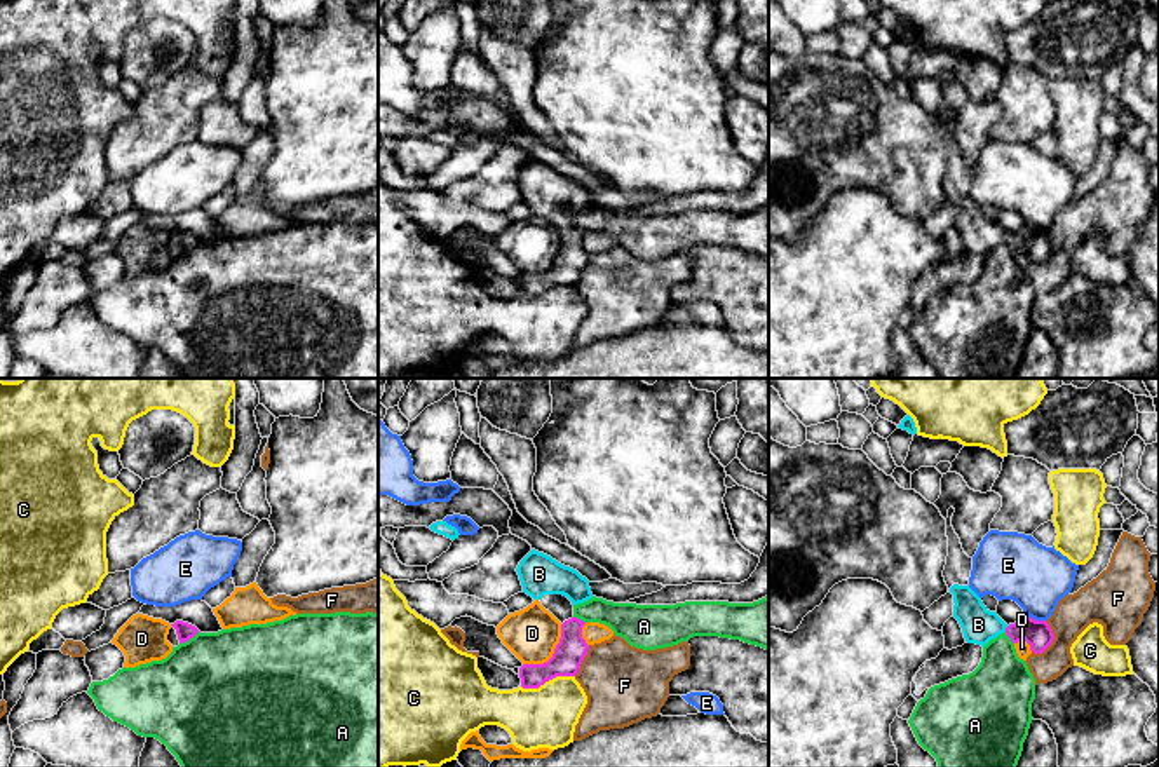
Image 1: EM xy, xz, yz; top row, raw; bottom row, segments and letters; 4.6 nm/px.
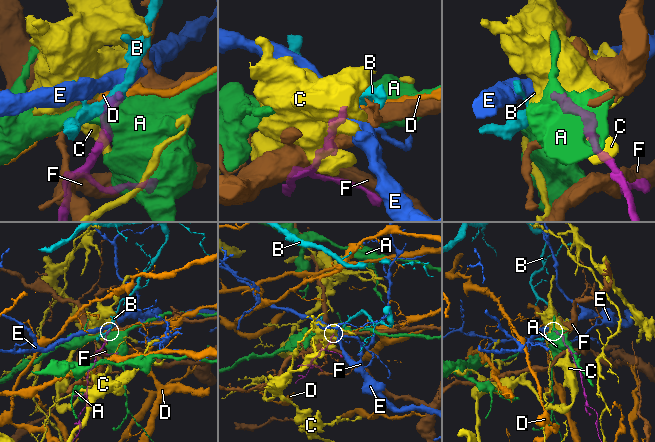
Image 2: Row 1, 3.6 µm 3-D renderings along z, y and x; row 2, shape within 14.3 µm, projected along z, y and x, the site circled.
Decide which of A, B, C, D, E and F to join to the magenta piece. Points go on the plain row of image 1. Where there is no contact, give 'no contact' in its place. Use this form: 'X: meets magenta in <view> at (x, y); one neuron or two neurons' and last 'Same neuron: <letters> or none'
A: meets magenta in xy at (189, 248); two neurons
B: meets magenta in yz at (1006, 239); one neuron
C: meets magenta in xz at (548, 290); two neurons
D: meets magenta in xz at (553, 264); two neurons
E: meets magenta in yz at (1034, 229); two neurons
F: meets magenta in yz at (1053, 248); two neurons
Same neuron: B

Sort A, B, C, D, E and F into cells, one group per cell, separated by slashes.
A / B / C / D / E / F

